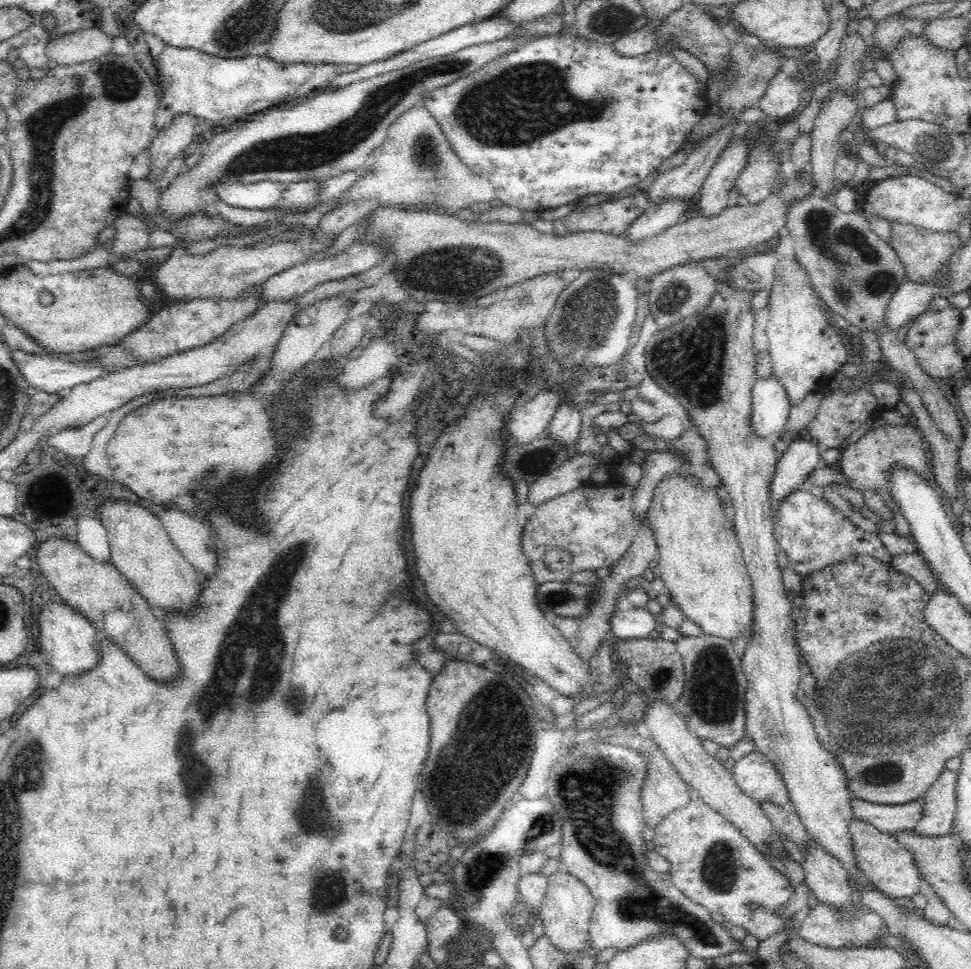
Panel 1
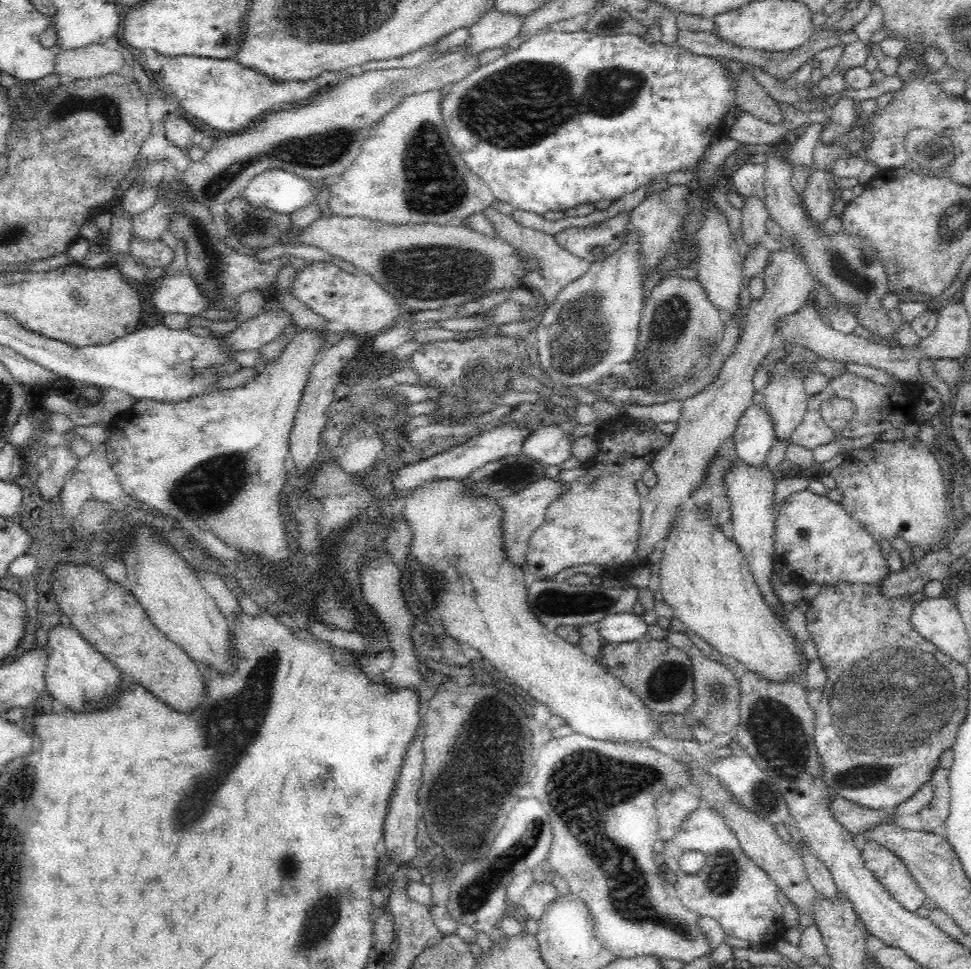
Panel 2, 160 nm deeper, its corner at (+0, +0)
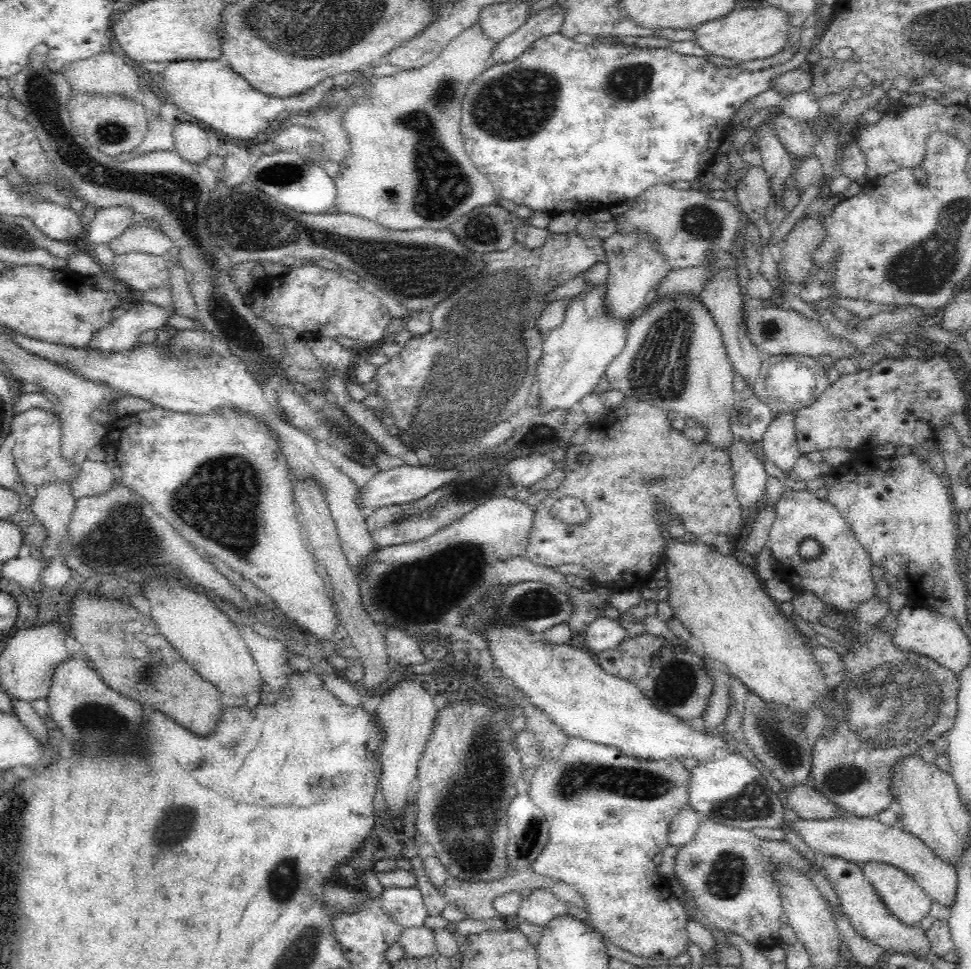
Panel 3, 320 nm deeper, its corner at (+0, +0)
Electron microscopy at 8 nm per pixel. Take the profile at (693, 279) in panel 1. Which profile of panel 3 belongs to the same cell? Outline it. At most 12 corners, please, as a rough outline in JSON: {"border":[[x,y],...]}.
{"border":[[700,299],[628,321],[611,389],[732,452],[732,363]]}

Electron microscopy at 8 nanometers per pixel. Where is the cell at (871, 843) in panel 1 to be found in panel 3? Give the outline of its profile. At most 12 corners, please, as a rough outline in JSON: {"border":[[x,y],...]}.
{"border":[[880,862],[861,870],[886,909],[918,926],[933,900],[908,873]]}

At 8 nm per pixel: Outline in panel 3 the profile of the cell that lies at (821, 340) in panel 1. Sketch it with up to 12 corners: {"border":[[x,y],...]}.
{"border":[[791,413],[773,417],[763,455],[786,476],[802,455]]}

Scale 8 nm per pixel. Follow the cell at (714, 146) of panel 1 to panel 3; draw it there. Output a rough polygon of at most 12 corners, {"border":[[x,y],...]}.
{"border":[[642,235],[602,242],[603,308],[629,321],[671,270]]}

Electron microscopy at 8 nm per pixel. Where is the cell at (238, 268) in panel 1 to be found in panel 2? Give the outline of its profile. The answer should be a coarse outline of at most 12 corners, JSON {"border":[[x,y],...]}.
{"border":[[188,272],[164,276],[144,316],[200,315],[211,306]]}

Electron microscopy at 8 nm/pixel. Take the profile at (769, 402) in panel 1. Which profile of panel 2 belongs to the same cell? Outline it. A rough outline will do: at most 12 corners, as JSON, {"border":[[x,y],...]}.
{"border":[[765,407],[735,428],[736,462],[763,467],[775,444]]}

